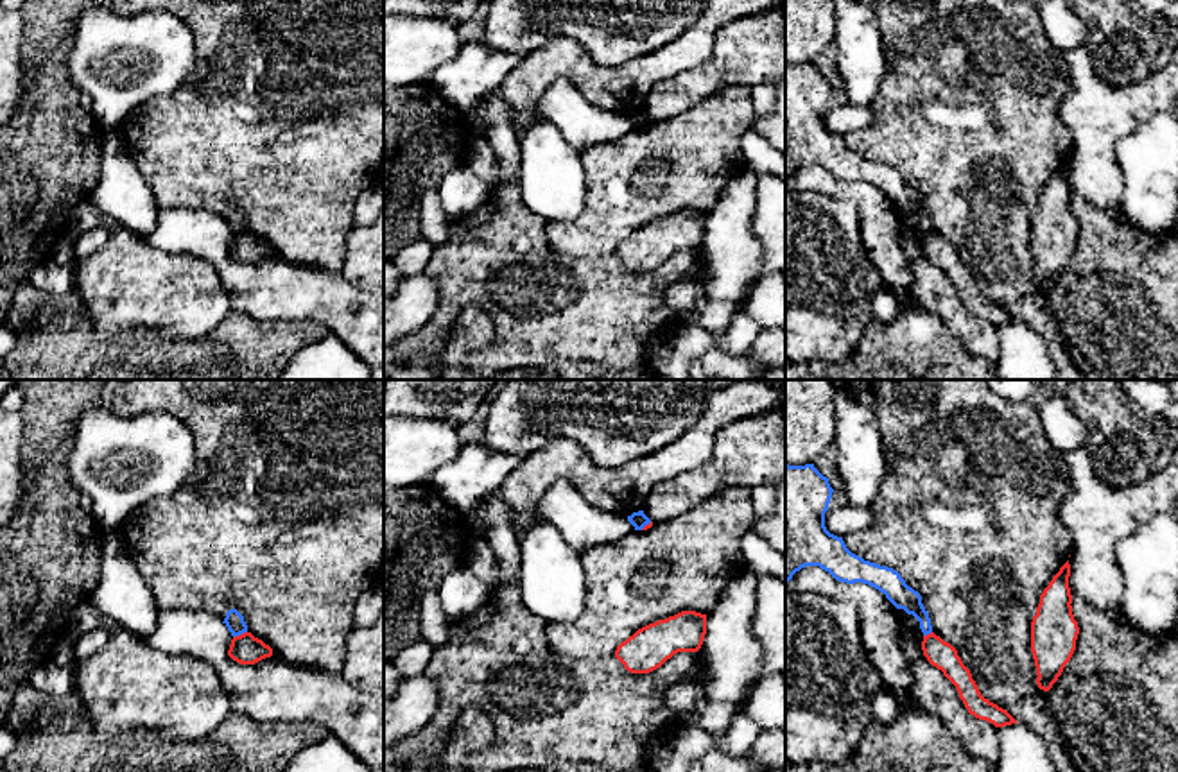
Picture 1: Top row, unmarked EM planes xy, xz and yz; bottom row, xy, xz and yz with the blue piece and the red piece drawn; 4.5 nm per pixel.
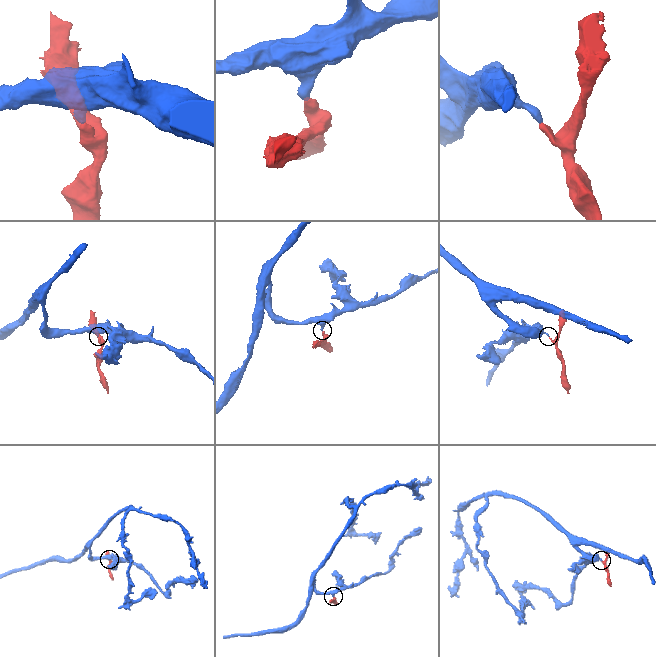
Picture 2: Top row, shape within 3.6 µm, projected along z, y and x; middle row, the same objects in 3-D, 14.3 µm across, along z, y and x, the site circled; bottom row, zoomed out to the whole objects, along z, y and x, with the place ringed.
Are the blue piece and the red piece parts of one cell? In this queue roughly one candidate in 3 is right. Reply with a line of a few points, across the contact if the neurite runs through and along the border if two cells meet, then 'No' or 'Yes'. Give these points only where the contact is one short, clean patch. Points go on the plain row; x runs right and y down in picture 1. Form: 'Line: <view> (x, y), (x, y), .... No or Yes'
Line: xy (246, 230), (233, 237). No

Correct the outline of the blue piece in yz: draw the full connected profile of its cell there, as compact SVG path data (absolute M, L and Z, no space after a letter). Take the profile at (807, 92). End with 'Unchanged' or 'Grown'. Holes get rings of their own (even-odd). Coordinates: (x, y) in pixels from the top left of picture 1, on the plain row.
M785 63L785 181L805 165L819 165L836 179L868 183L920 220L923 235L932 231L929 211L918 190L898 170L852 152L843 136L825 125L834 88L814 63Z. Unchanged

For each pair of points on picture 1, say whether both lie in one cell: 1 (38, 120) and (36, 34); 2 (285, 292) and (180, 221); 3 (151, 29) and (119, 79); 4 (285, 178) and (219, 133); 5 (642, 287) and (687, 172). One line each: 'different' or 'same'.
1: same
2: same
3: same
4: same
5: different

